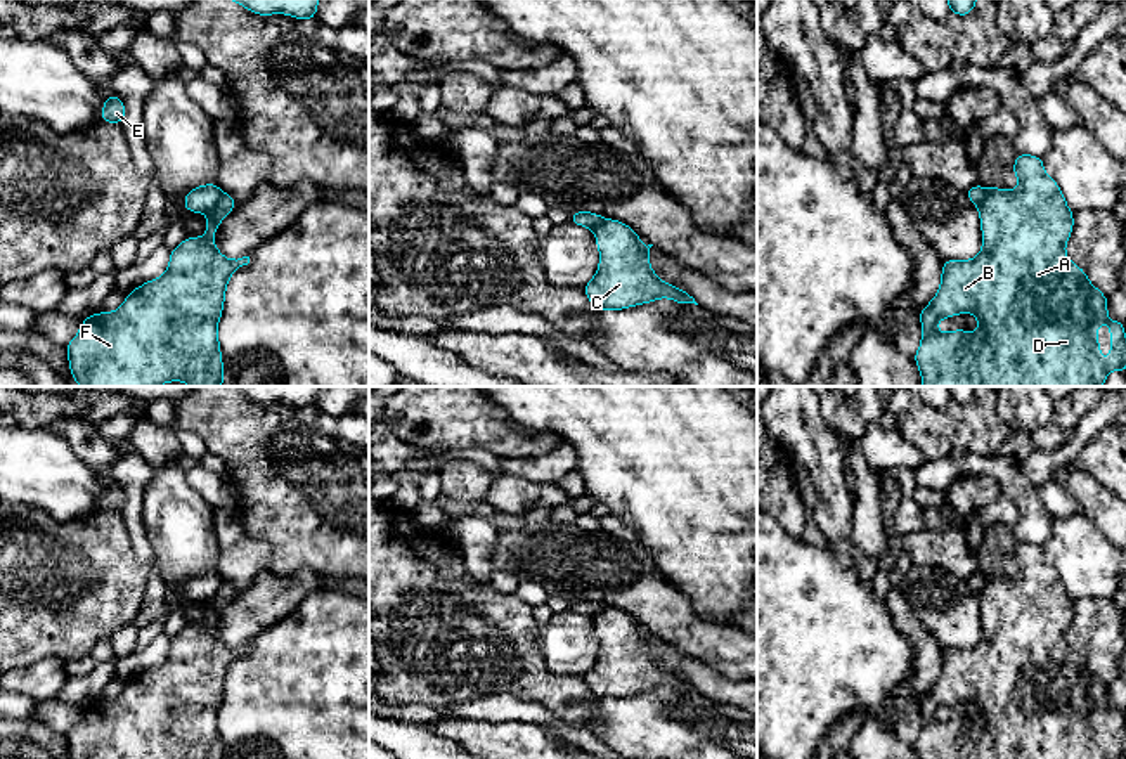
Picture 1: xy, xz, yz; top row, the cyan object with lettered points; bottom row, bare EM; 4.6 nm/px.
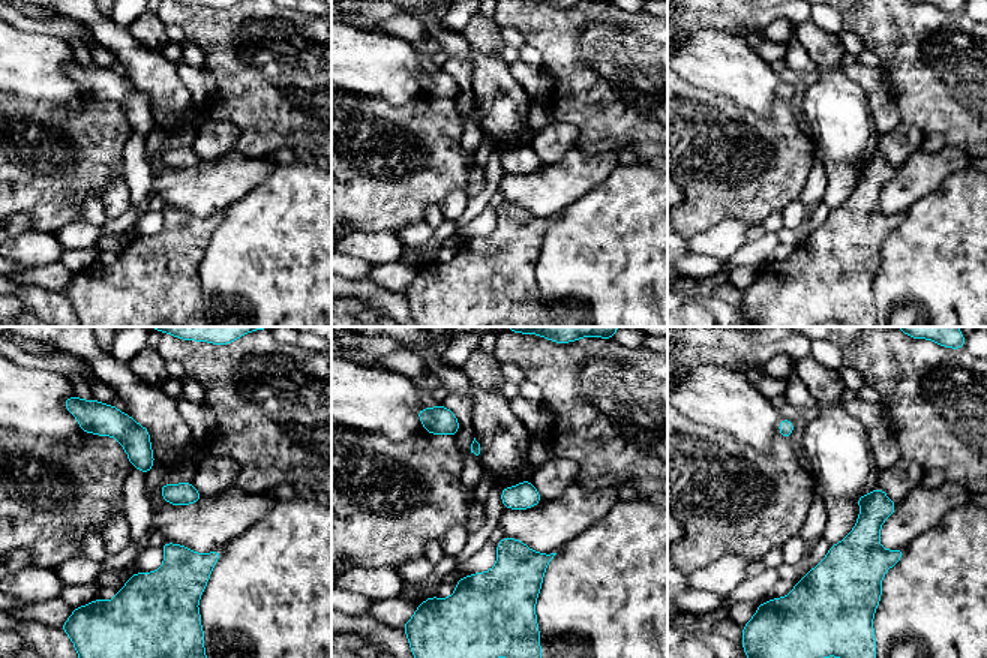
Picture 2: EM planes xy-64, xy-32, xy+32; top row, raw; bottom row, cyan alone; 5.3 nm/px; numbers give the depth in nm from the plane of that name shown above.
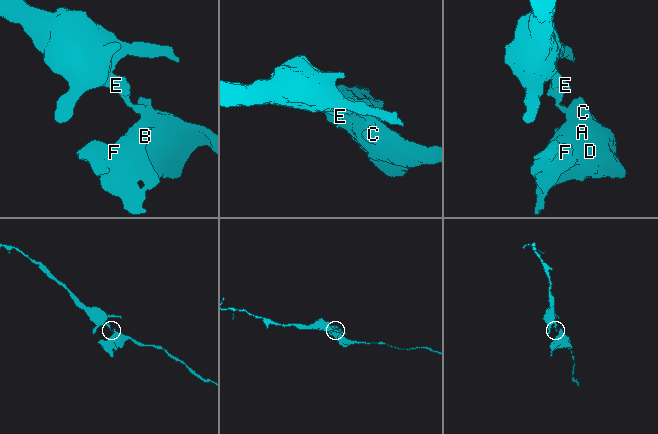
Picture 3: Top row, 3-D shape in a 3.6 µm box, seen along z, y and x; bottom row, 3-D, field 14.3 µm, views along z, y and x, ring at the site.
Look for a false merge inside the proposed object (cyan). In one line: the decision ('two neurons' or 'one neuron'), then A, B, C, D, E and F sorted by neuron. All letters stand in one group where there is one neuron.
two neurons; groups A B C D F / E

